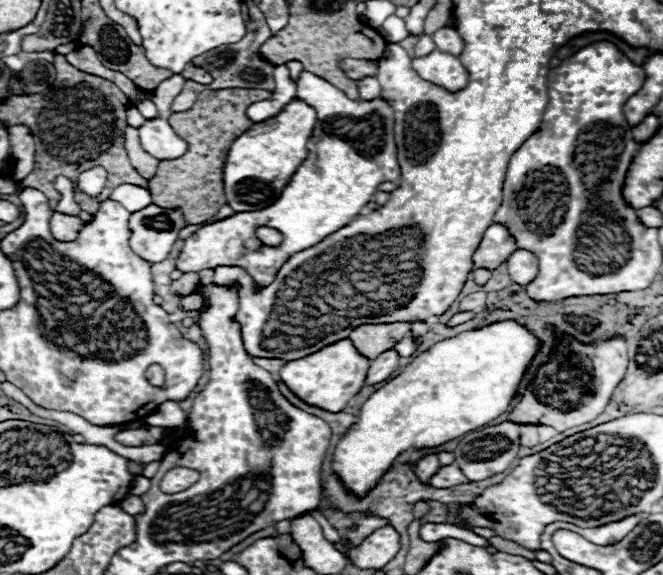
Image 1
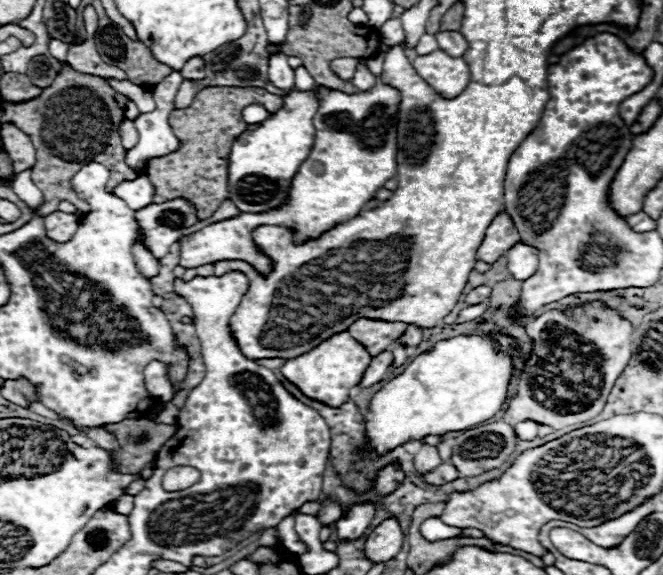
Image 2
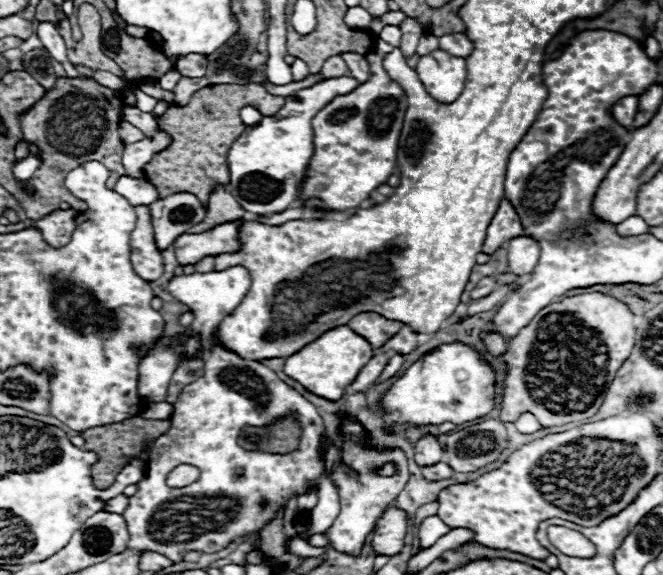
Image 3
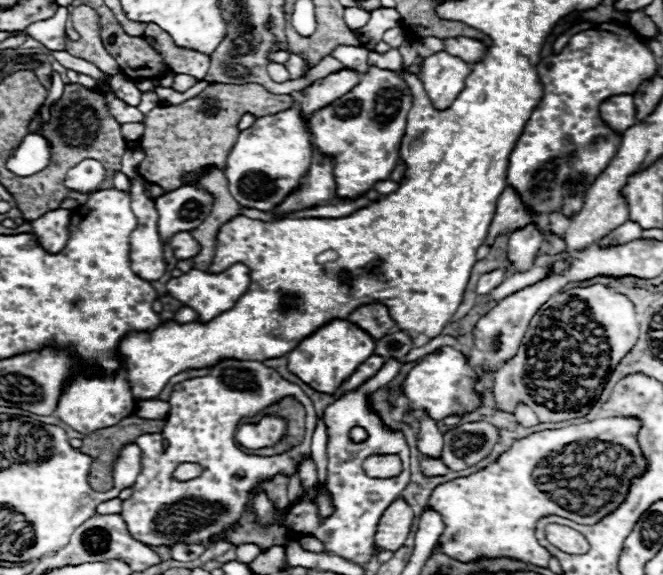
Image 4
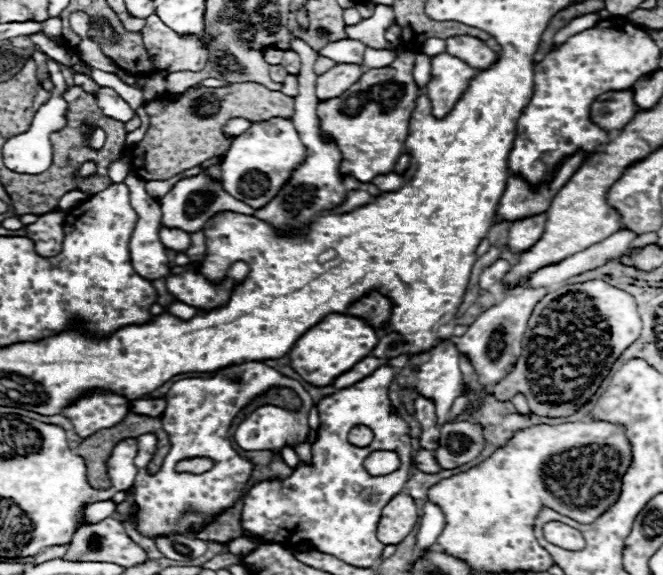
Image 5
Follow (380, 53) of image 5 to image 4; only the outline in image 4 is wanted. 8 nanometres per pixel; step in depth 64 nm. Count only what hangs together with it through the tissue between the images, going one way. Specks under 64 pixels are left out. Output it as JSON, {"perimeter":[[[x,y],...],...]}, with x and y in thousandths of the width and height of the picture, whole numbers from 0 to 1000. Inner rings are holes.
{"perimeter":[[[591,83],[591,87],[579,90],[579,94],[570,94],[570,90],[558,87],[558,94],[555,94],[555,108],[558,111],[567,111],[573,118],[591,118],[594,125],[603,122],[603,101],[606,97],[603,97],[603,90],[597,83]]]}

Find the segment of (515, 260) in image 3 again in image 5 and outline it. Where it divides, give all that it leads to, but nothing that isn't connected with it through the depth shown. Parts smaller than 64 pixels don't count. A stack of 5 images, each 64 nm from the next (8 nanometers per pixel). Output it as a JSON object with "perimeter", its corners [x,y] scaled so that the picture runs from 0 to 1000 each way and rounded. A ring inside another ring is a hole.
{"perimeter":[[[808,372],[808,376],[790,379],[790,383],[772,386],[772,393],[769,393],[769,417],[766,417],[769,431],[775,438],[796,435],[817,410],[821,386],[824,386],[821,372]]]}

